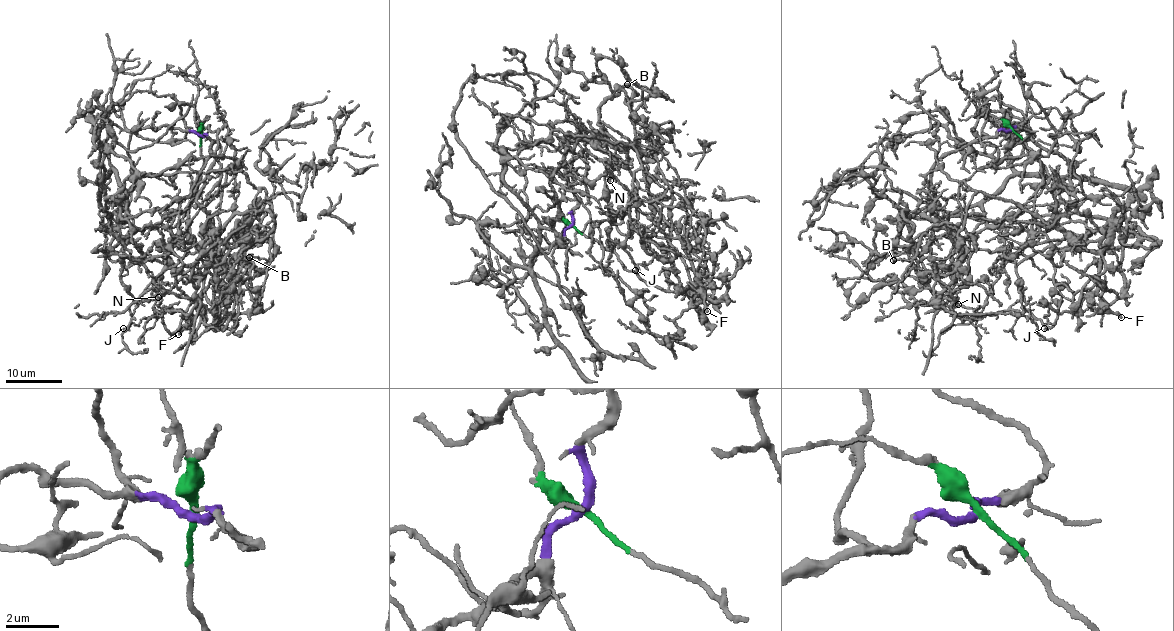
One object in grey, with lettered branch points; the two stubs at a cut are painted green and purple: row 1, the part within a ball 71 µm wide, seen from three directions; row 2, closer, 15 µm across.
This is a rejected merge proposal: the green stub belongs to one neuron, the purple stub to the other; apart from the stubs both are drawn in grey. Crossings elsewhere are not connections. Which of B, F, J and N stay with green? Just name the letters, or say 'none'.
F

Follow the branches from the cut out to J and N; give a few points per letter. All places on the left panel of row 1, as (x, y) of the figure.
J: (201, 134), (215, 140), (197, 198), (214, 238), (198, 301), (153, 309), (170, 333), (177, 311), (123, 328)
N: (201, 134), (215, 140), (214, 162), (197, 198), (214, 238), (211, 259), (202, 273), (184, 276), (158, 298)

